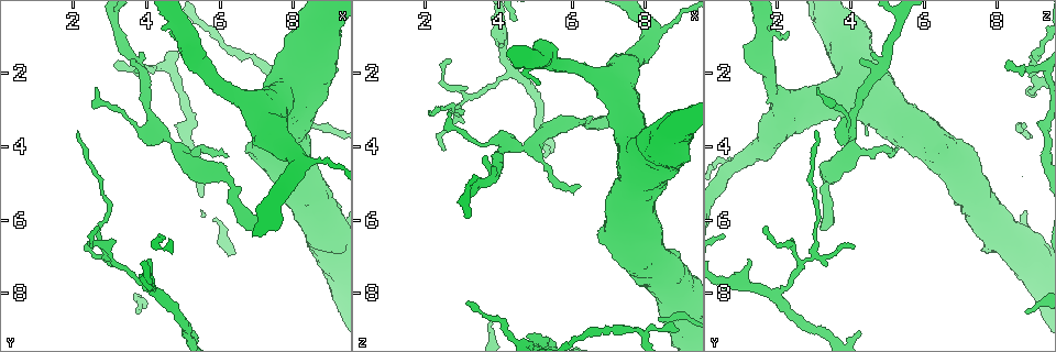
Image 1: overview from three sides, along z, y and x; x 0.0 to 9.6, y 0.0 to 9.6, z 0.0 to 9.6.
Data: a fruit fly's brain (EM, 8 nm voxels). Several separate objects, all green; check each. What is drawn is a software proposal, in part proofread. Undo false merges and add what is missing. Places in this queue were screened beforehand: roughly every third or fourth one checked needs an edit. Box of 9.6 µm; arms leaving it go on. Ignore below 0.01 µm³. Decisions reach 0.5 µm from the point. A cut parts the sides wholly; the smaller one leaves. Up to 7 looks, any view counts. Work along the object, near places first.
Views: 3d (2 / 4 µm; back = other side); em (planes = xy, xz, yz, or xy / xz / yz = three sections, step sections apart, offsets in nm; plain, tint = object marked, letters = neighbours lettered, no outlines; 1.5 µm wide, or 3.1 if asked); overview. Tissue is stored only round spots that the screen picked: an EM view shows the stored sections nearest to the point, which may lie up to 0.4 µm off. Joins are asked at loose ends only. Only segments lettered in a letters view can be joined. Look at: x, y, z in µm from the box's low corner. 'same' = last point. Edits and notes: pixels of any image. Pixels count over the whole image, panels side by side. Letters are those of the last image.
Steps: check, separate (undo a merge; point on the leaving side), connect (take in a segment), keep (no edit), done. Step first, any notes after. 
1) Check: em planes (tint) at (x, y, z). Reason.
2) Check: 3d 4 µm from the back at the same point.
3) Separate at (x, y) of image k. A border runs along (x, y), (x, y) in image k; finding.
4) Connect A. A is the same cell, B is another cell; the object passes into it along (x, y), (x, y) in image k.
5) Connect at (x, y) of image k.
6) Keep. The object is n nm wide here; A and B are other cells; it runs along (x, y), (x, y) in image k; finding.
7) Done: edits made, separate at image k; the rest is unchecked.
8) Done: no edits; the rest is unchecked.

Check: em yz step 4 (tint) at (2.10, 3.65, 3.05).

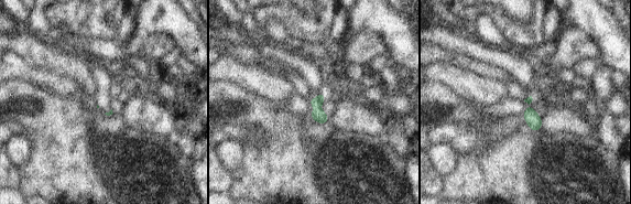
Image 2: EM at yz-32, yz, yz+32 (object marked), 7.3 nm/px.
Check: em planes (letters) at the same point. Cut it another way.

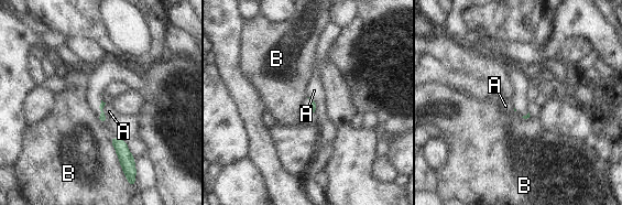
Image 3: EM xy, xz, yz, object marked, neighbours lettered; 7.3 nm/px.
Keep. The longest contact is with B, 300 nm; A and B are other cells; none of them fits.

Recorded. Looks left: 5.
Check: 3d 4 µm at (6.90, 6.25, 3.10). Branch stops here.

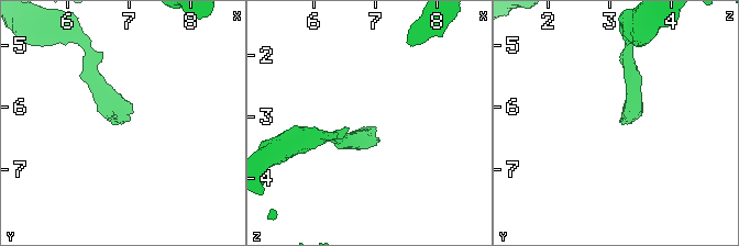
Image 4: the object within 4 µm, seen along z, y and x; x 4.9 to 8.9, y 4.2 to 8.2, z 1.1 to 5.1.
Check: em xy step 8 (letters) at (6.95, 6.25, 3.10). Shape alone is not enough.

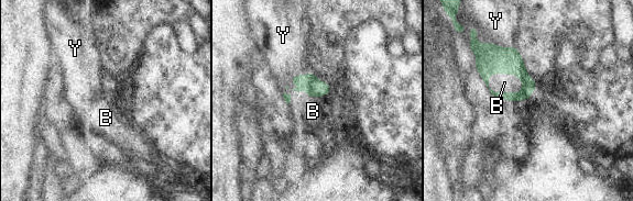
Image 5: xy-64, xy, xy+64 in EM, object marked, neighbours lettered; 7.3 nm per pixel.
Check: em planes (letters) at the same point. Cut it another way.

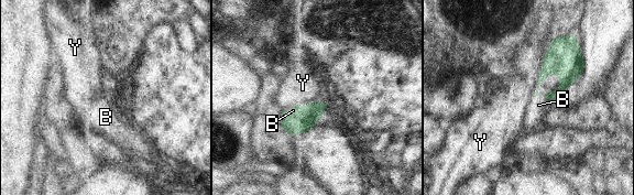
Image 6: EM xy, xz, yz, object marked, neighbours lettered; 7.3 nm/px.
Connect B. B is the same cell, Y is another cell; it goes on there.

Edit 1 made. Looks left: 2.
Check: em xy step 4 (tint) at (6.70, 4.15, 6.60). Stops while still wide.

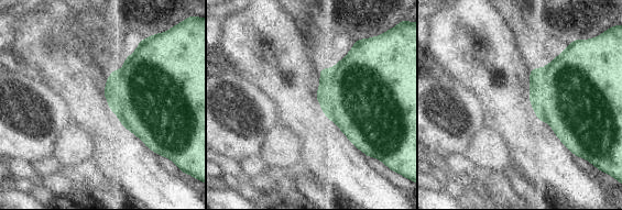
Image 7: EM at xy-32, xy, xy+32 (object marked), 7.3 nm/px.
Check: em planes (letters) at the same point. Cut it another way.

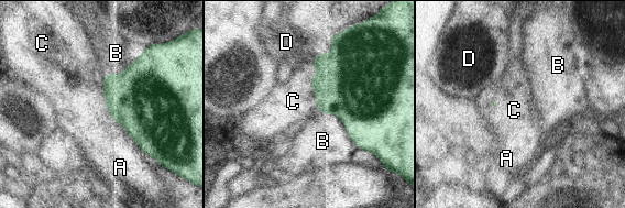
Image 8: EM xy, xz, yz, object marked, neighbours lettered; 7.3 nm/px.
Keep. A, B, C and D are other cells; a border runs along (105, 74), (105, 104), (112, 119) in image 8; none of them fits.

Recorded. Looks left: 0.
Done: edits made, connect at image 6; the rest is unchecked.

